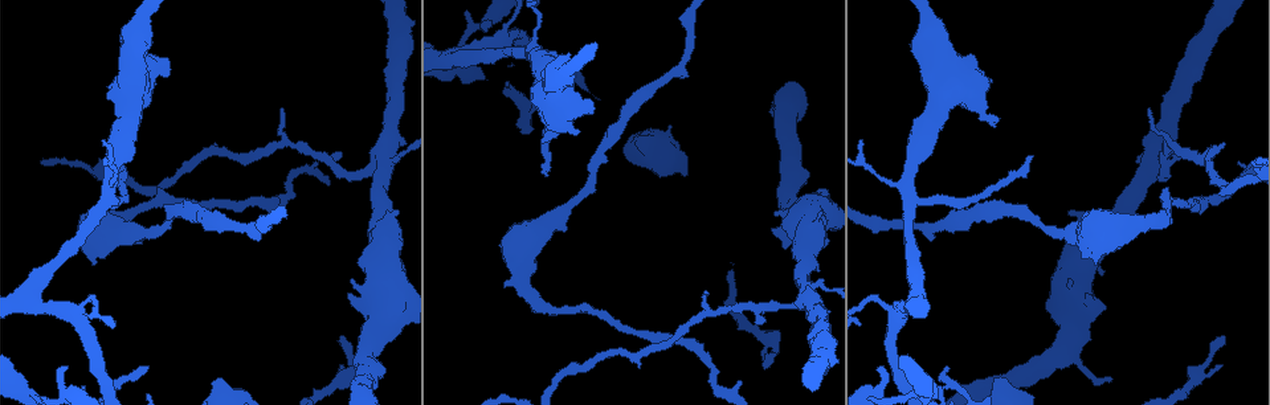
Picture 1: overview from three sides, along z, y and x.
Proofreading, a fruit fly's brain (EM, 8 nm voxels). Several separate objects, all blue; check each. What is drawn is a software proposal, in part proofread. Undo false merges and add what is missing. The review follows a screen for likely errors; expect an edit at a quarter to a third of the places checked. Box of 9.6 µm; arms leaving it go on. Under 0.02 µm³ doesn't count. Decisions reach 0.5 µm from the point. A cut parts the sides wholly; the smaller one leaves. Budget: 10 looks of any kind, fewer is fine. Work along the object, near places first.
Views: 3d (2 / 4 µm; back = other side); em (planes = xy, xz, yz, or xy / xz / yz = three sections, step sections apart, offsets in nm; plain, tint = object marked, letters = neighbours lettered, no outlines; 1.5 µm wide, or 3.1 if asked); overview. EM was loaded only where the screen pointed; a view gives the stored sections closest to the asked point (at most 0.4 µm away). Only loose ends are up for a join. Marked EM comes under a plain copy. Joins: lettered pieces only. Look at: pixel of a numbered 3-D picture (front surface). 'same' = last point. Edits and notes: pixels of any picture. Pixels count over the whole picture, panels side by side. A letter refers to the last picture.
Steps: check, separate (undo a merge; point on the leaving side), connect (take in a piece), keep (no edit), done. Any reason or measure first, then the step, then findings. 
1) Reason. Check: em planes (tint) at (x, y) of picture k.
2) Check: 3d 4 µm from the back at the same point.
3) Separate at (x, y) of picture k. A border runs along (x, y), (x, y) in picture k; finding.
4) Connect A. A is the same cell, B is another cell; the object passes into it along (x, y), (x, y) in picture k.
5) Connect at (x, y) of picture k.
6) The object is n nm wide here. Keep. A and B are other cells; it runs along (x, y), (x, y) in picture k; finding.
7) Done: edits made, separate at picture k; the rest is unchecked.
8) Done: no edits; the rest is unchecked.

An open end. Check: 3d 2 µm at (947, 366) of picture 1.

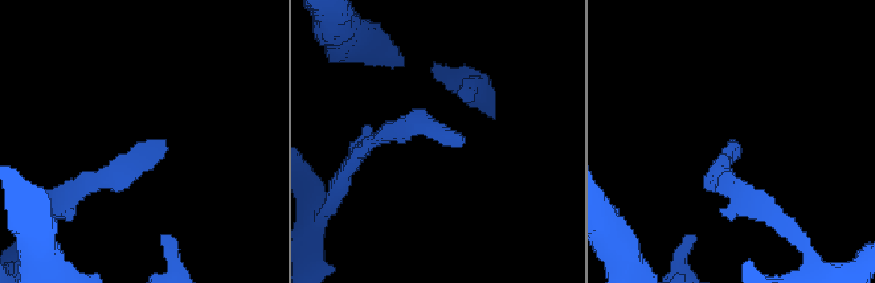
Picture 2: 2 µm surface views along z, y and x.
Check: em planes (tint) at (164, 142) of picture 2.

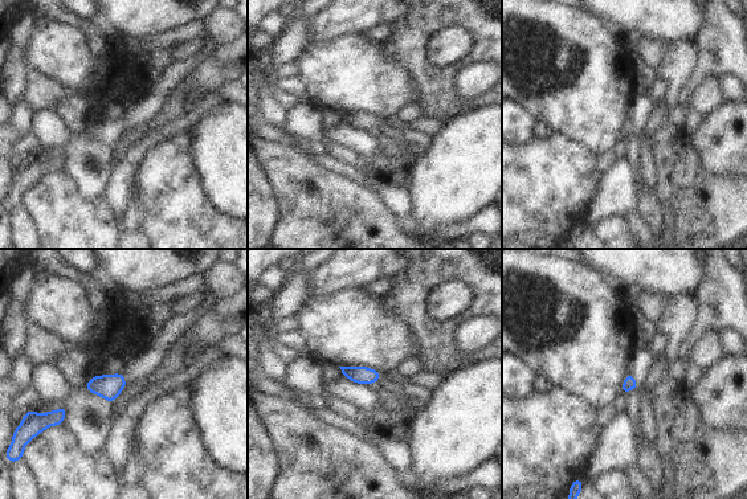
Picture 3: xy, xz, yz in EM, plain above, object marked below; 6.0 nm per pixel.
What lies round it. Check: em planes (letters) at the same point.

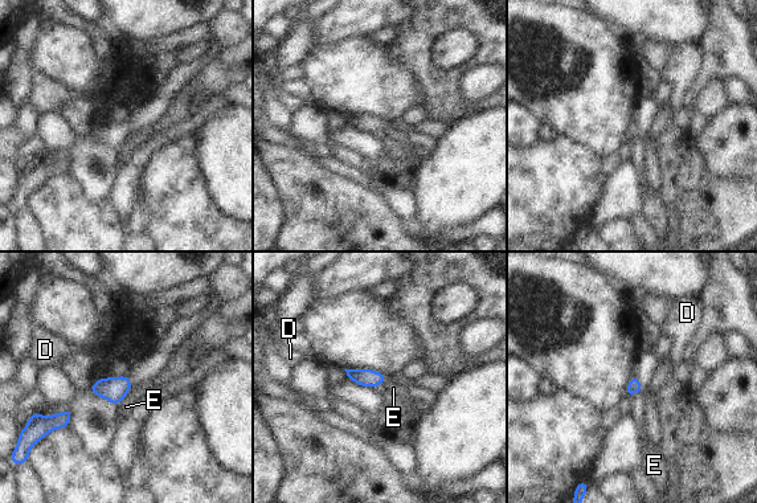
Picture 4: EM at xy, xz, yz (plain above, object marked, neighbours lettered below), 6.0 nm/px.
Keep. D and E are other cells; no lettered piece goes on from it.

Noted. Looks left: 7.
Thin end. Check: em xz step 8 (tint) at (1109, 380) of picture 1.

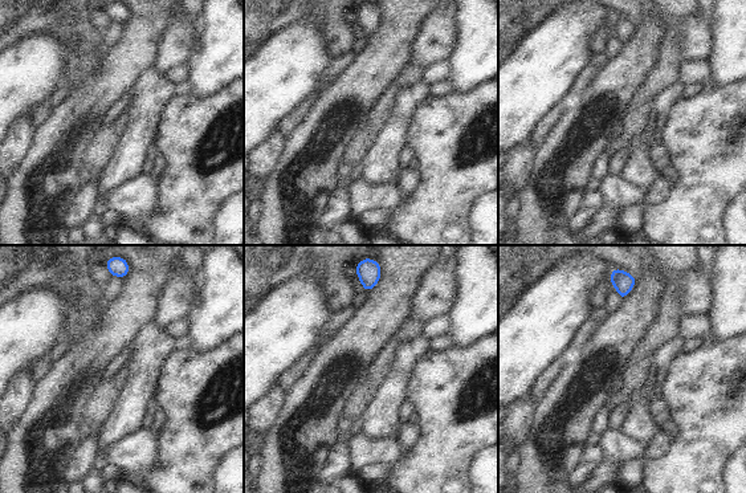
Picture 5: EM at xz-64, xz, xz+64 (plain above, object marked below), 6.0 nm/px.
Check: em planes (letters) at the same point.

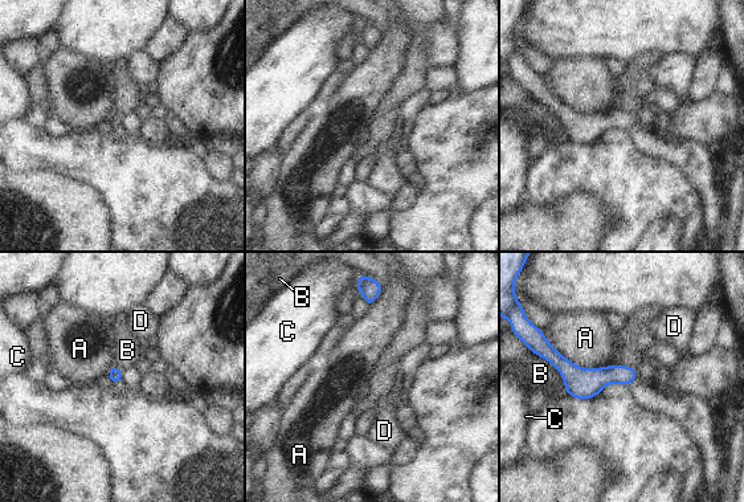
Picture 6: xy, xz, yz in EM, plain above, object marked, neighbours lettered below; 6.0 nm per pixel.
Keep. A, B, C and D are other cells; it runs along (552, 351), (575, 376), (633, 374) in picture 6; none of them fits.

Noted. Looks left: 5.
Branch stops here. Check: em yz step 8 (letters) at (1219, 368) of picture 1.

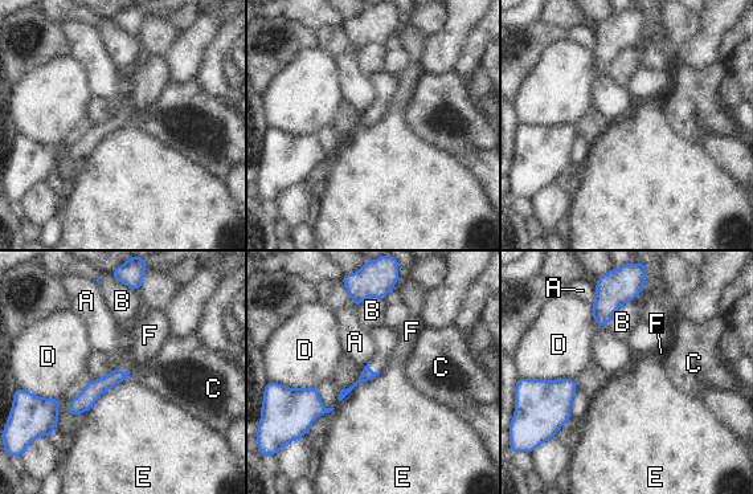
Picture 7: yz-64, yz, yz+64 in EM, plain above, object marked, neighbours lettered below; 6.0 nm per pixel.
Check: em planes (letters) at the same point.

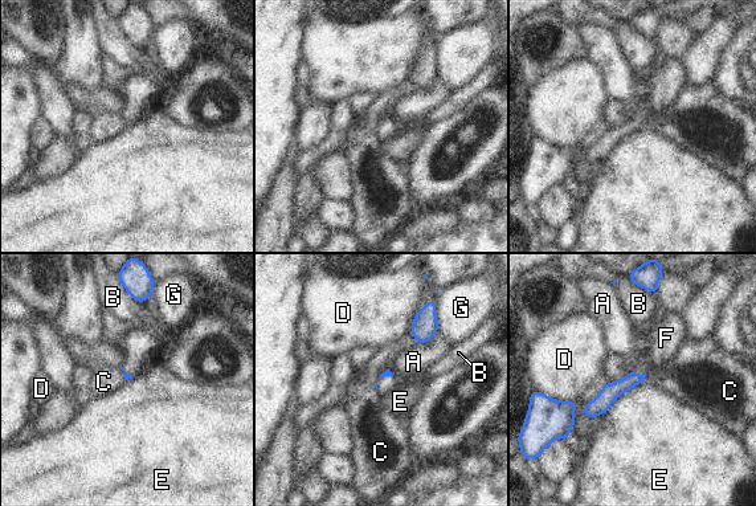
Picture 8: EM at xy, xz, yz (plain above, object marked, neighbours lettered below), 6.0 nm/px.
Keep. A, B, C, D, E, F and G are other cells; a border runs along (642, 380), (624, 391), (601, 415) in picture 8; none of them fits.

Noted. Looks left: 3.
Branch stops here. Check: em xy step 4 (tint) at (341, 152) of picture 1.

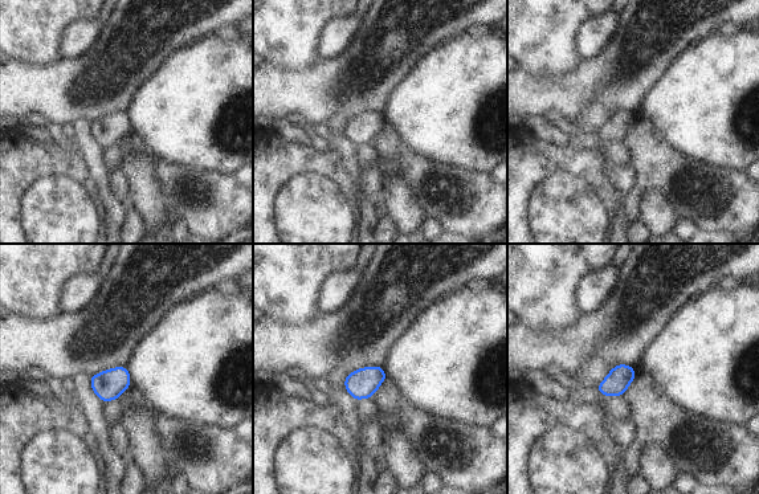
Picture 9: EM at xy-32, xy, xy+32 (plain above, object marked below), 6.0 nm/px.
Another direction. Check: em planes (letters) at the same point.

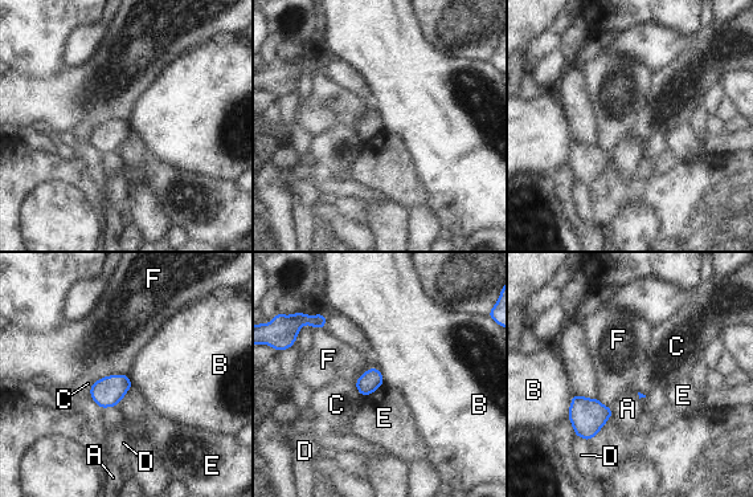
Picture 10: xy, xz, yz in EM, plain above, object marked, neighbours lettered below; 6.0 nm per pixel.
The object is 120 nm wide here. Keep. A, B, C, D, E and F are other cells; a border runs along (575, 394), (568, 418) in picture 10; none of them fits.

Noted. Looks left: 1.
Done: no edits; the rest is unchecked.

